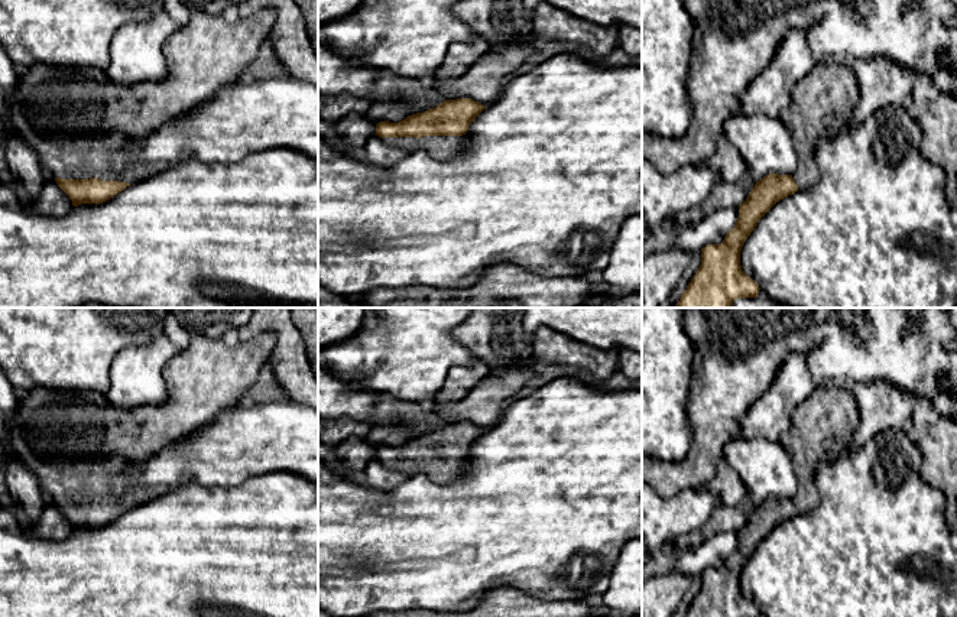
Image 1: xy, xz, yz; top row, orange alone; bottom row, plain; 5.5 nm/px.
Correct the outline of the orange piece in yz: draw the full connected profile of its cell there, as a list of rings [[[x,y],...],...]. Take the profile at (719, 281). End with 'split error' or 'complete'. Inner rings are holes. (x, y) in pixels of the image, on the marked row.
[[[828,61],[794,85],[792,100],[779,116],[794,139],[794,173],[769,173],[755,184],[723,243],[701,250],[701,264],[674,308],[731,308],[736,299],[758,296],[759,285],[740,266],[746,238],[776,202],[817,184],[818,139],[833,137],[851,121],[860,95],[851,66]]]; split error

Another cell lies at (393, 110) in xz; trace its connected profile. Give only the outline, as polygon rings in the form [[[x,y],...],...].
[[[398,97],[386,101],[372,103],[366,111],[366,118],[374,124],[380,121],[399,123],[409,114],[409,105],[400,101]]]

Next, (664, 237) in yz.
[[[669,218],[662,225],[655,228],[648,240],[648,246],[642,247],[642,260],[651,251],[666,251],[675,246],[677,237],[684,228],[684,224]]]

